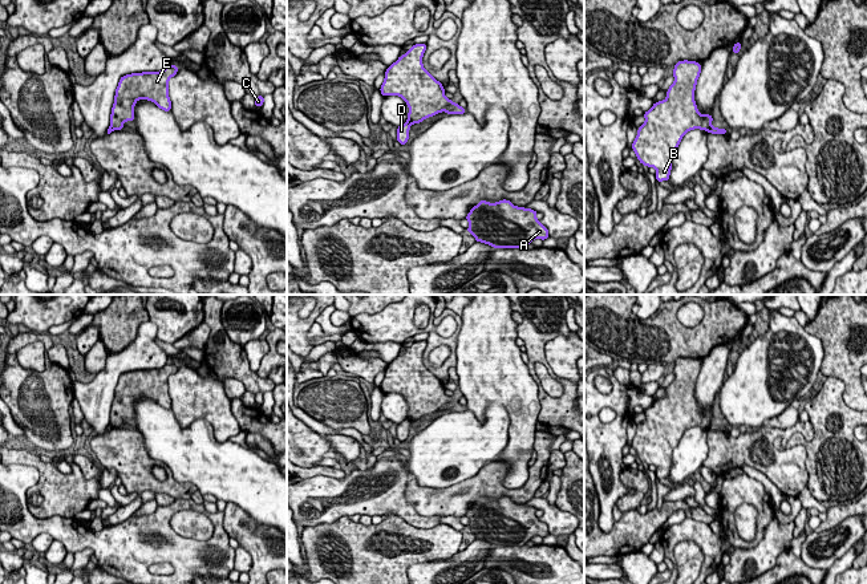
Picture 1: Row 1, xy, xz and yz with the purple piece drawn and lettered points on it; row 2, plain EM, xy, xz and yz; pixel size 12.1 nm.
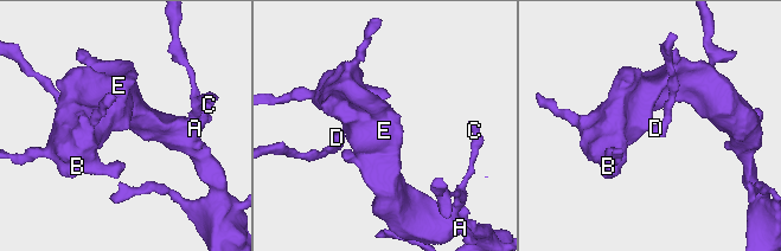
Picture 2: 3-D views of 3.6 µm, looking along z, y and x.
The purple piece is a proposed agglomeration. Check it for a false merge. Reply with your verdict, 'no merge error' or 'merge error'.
merge error

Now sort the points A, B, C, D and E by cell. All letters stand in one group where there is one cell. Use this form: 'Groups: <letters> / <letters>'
Groups: A B C E / D

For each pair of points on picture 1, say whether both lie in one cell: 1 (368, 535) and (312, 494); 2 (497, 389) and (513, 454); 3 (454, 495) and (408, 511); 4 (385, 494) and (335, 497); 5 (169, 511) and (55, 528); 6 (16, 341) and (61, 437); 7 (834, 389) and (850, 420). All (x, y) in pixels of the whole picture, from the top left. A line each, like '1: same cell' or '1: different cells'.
1: different cells
2: same cell
3: different cells
4: same cell
5: same cell
6: same cell
7: same cell

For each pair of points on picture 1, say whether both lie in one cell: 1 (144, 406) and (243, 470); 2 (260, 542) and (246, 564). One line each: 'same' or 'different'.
1: same
2: different

